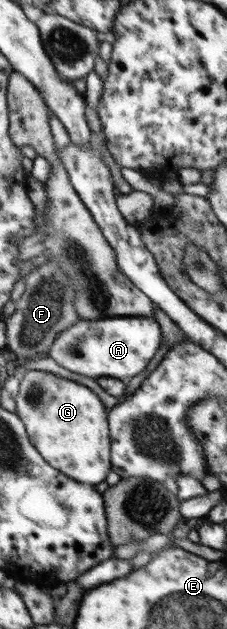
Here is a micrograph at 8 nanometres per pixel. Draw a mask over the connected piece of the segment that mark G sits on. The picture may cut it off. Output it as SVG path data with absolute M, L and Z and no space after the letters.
M29 370L20 381L16 406L30 442L50 466L79 483L104 485L111 470L109 422L92 390L50 372Z

